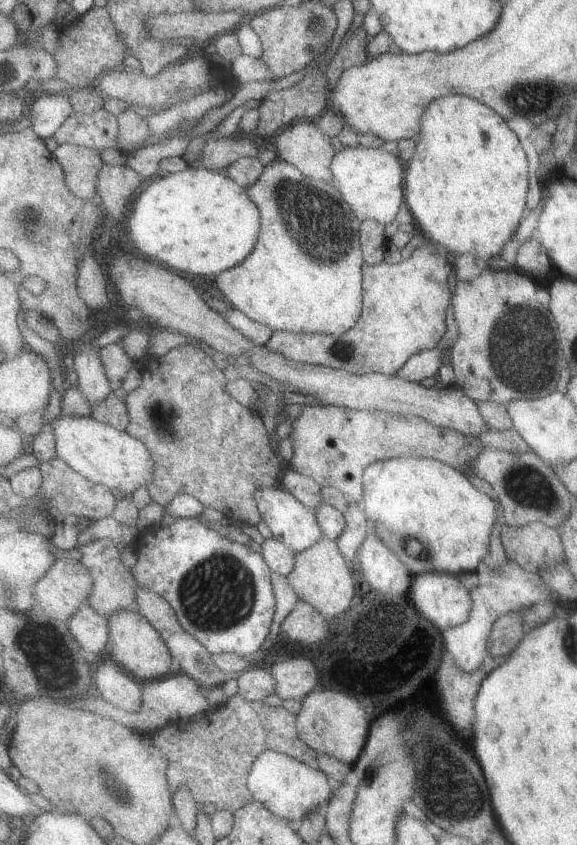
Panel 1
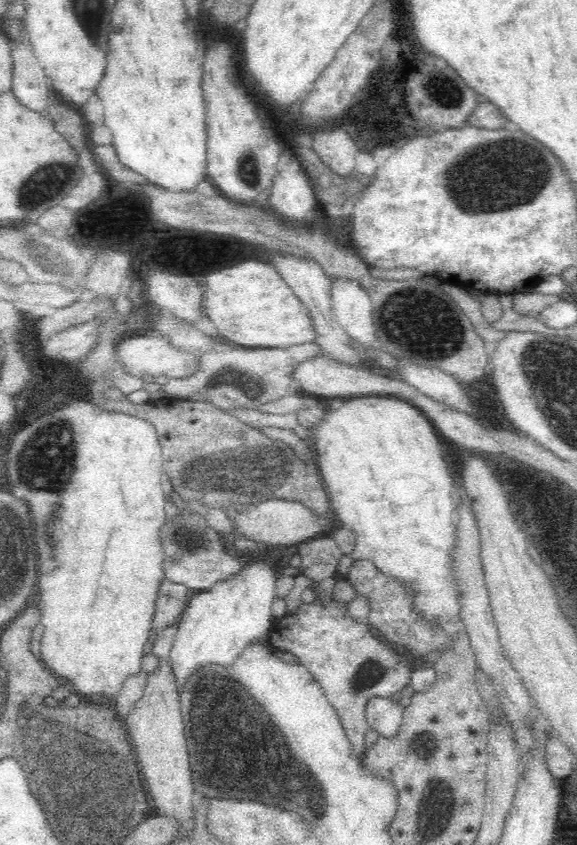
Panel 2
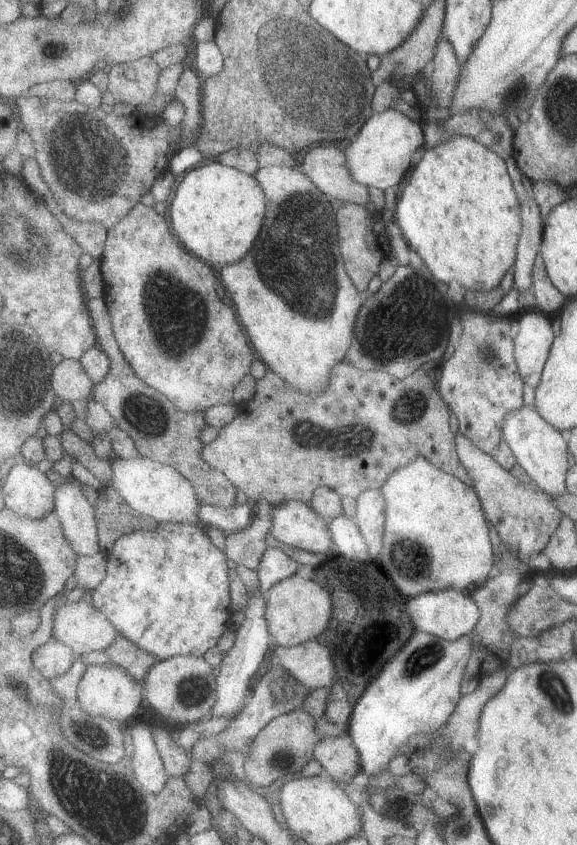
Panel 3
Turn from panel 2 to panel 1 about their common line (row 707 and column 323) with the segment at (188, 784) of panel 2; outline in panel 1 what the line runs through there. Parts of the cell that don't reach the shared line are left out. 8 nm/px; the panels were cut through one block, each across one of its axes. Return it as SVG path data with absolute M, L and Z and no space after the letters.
M301 120L289 126L275 138L275 146L277 158L295 164L313 180L335 184L333 160L337 158L337 150L333 140L315 126L315 120Z

